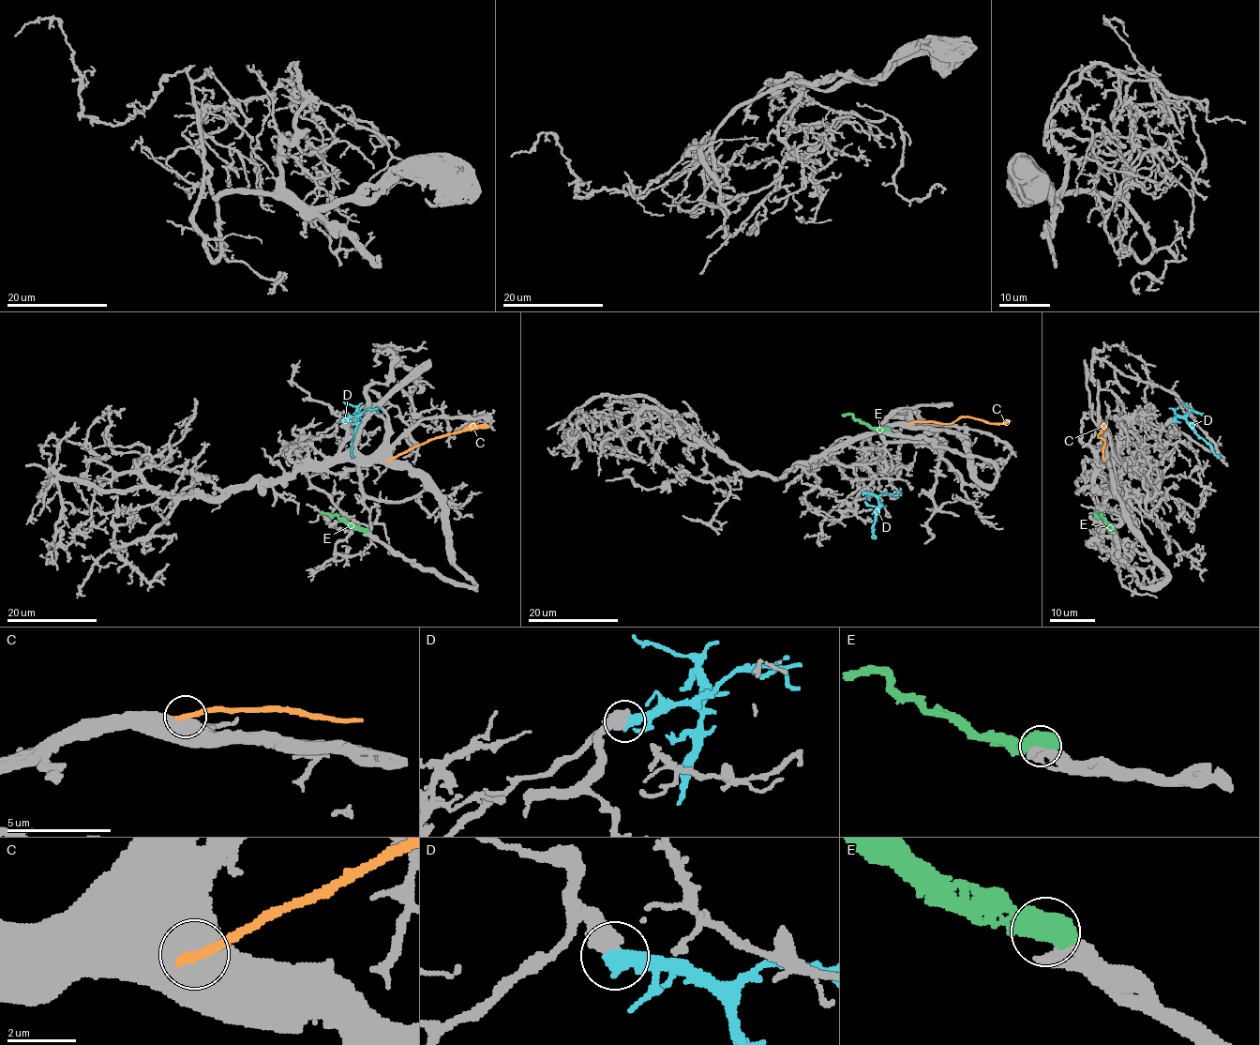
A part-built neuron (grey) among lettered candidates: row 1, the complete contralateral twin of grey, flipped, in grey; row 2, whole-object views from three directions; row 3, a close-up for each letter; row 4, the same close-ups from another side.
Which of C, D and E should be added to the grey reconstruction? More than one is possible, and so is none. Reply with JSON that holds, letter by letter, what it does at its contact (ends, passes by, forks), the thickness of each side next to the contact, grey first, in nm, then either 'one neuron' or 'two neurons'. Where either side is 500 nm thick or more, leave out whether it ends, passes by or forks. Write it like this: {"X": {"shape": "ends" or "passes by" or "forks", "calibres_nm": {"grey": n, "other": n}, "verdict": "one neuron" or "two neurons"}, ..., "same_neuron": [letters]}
{"C": {"calibres_nm": {"grey": 750, "other": 300}, "verdict": "two neurons"}, "D": {"calibres_nm": {"grey": 600, "other": 550}, "verdict": "one neuron"}, "E": {"calibres_nm": {"grey": 550, "other": 750}, "verdict": "two neurons"}, "same_neuron": ["D"]}

